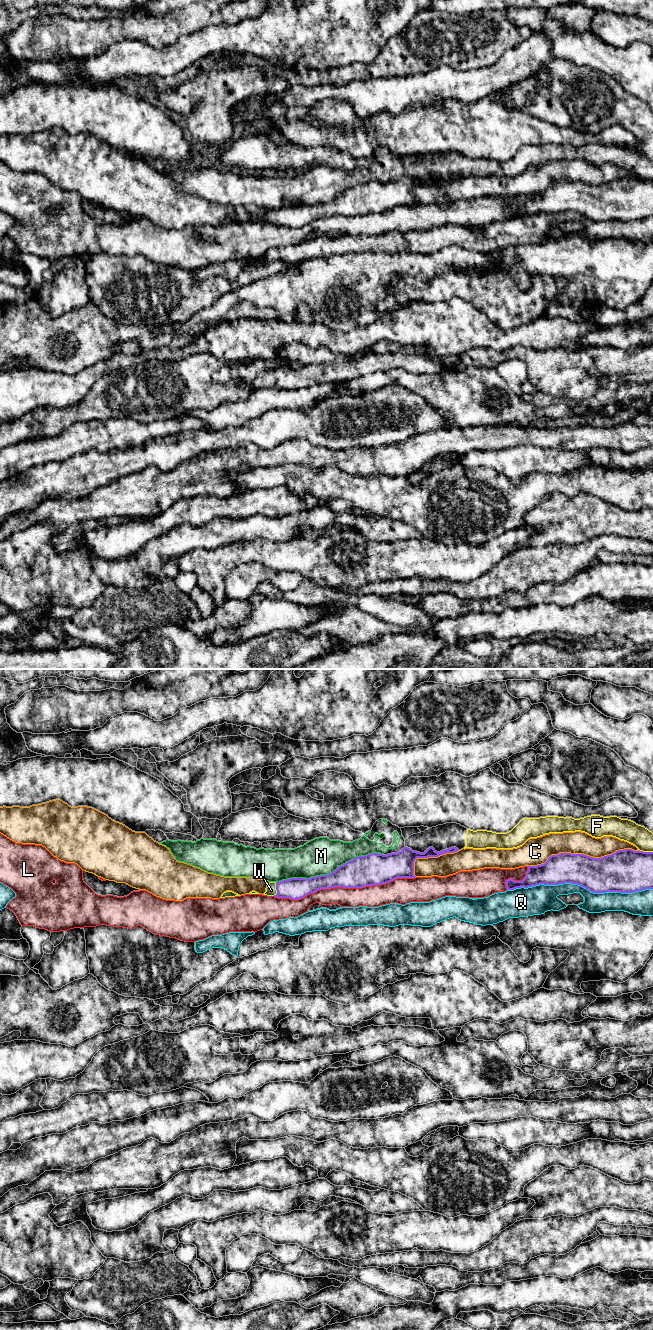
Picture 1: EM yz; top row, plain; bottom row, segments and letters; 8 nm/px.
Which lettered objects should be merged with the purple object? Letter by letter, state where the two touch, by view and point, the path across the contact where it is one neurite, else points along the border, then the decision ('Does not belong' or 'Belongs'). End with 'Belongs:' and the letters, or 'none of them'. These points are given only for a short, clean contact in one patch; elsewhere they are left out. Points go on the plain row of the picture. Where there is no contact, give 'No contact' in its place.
C: Touches purple at yz (583, 182). Does not belong
F: Touches purple at yz (646, 180). Does not belong
L: Touches purple at yz (344, 215). Does not belong
M: Touches purple at yz (326, 203). Does not belong
Q: Touches purple at yz (579, 212). Does not belong
W: Touches purple at yz (276, 217). Path across: yz (295, 216), (276, 217), (271, 218). Belongs
Belongs: W

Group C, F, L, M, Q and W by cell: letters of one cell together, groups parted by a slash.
C / F M / L / Q / W

